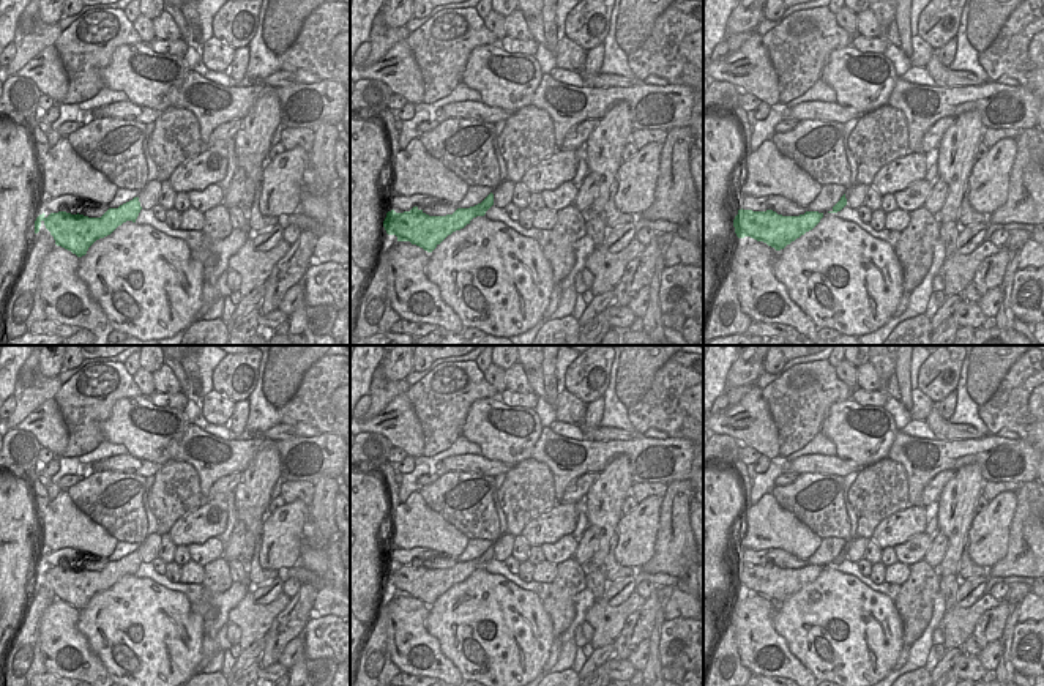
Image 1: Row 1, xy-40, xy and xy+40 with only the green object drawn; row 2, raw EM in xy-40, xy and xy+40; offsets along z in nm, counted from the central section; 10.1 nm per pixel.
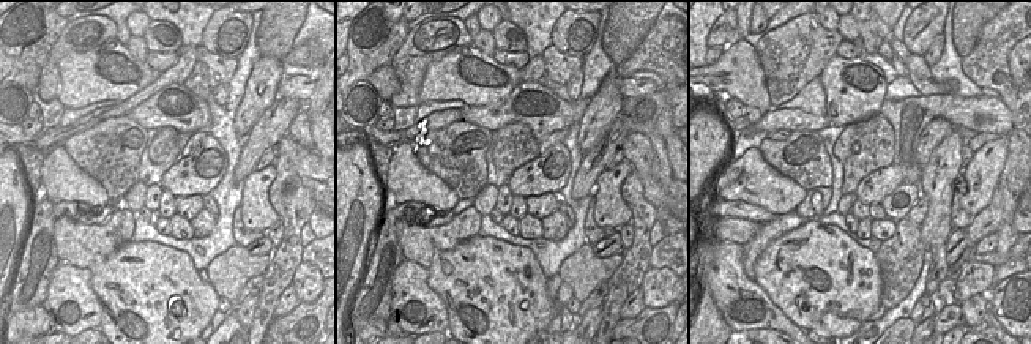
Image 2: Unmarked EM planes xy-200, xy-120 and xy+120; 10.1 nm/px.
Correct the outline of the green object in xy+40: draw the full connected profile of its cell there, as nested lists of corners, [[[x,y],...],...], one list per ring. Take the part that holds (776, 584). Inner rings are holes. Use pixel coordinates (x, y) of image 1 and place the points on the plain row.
[[[741,561],[733,572],[733,580],[738,591],[751,590],[781,604],[812,583],[822,571],[823,566],[818,565],[806,565],[800,569],[782,569],[773,563],[752,565]]]

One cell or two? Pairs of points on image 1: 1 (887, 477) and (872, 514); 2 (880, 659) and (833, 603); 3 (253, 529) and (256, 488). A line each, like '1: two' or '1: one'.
1: one
2: one
3: one

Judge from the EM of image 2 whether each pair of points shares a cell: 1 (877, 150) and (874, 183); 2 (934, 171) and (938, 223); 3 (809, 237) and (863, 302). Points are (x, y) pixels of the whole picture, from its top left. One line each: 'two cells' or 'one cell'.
1: two cells
2: one cell
3: one cell

